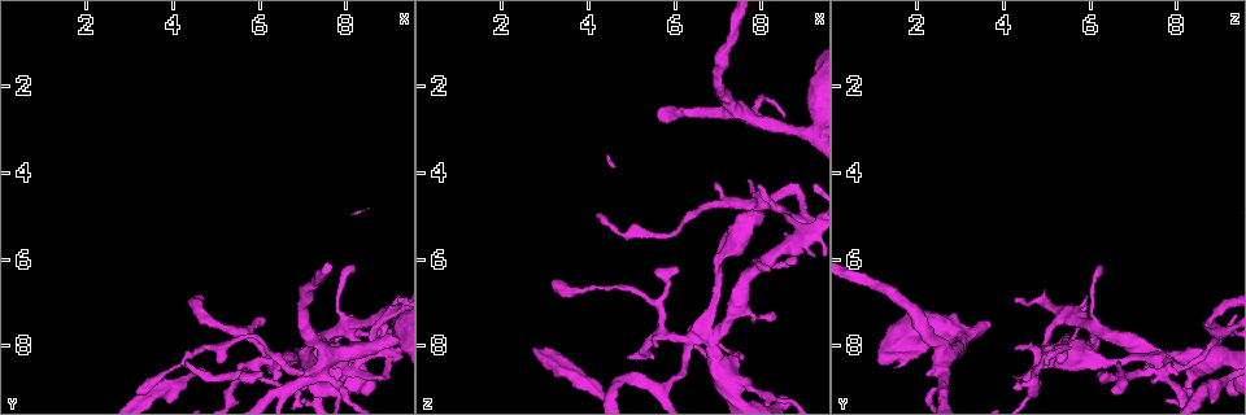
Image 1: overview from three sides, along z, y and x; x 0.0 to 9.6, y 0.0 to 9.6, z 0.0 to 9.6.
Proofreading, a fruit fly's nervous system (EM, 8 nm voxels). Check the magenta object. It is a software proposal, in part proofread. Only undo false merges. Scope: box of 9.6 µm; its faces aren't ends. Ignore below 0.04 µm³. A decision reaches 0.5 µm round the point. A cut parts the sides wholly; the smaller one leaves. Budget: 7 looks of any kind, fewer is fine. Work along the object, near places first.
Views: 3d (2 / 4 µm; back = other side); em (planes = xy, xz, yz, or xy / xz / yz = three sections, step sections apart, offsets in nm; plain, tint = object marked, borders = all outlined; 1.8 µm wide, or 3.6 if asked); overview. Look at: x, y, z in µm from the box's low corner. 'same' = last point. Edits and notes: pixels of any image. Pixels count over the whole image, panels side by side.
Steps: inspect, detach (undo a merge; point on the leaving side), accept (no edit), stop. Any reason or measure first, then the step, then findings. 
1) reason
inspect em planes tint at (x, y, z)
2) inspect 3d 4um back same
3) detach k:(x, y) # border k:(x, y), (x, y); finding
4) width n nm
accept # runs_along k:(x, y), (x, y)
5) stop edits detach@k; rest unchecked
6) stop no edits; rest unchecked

four or more arms meet
inspect em planes tint at (6.60, 8.30, 7.60)

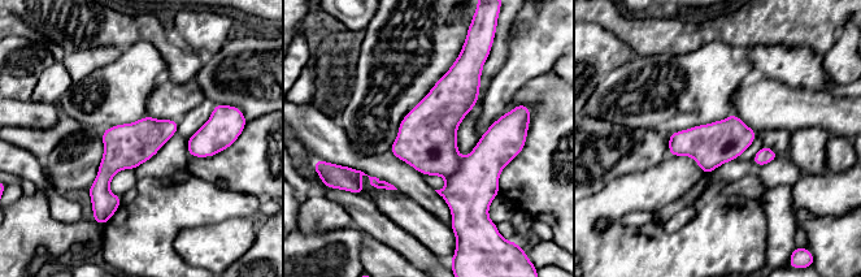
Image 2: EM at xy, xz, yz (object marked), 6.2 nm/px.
detach 2:(429, 143) # a second cell is stuck on

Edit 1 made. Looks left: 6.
inspect em xy step 16 tint at (7.75, 8.95, 4.70)

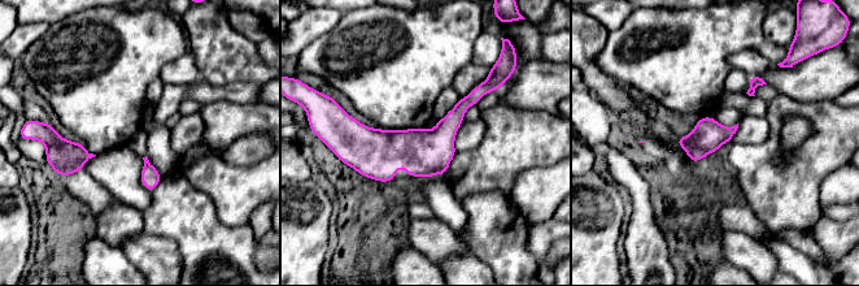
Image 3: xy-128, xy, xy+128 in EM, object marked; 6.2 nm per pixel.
inspect em planes borders same

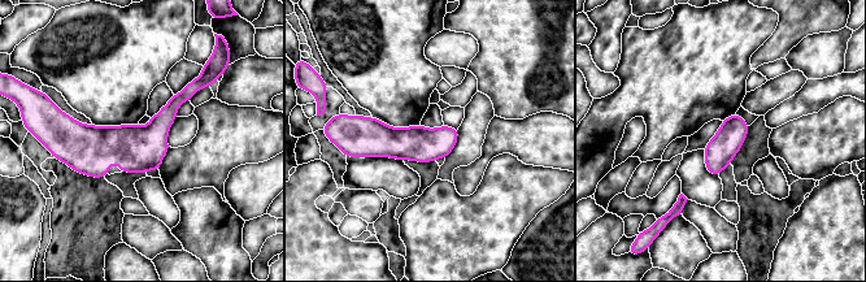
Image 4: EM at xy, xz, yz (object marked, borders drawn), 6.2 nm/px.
accept # continuous, no second cell

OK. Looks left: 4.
sudden change in width
inspect em yz step 8 borders at (6.55, 9.10, 2.60)

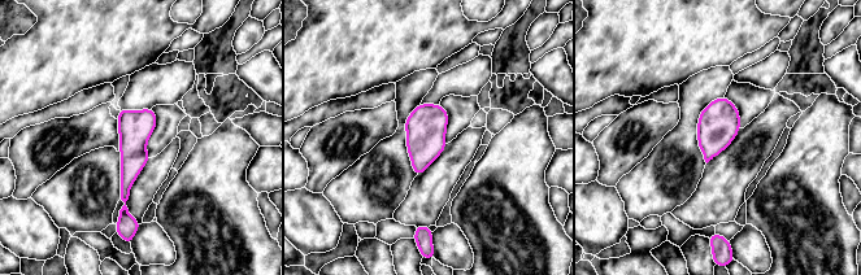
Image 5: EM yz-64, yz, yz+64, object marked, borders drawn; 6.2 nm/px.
width 220 nm
accept # continuous, no second cell

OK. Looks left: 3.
stop edits detach@2; rest unchecked

